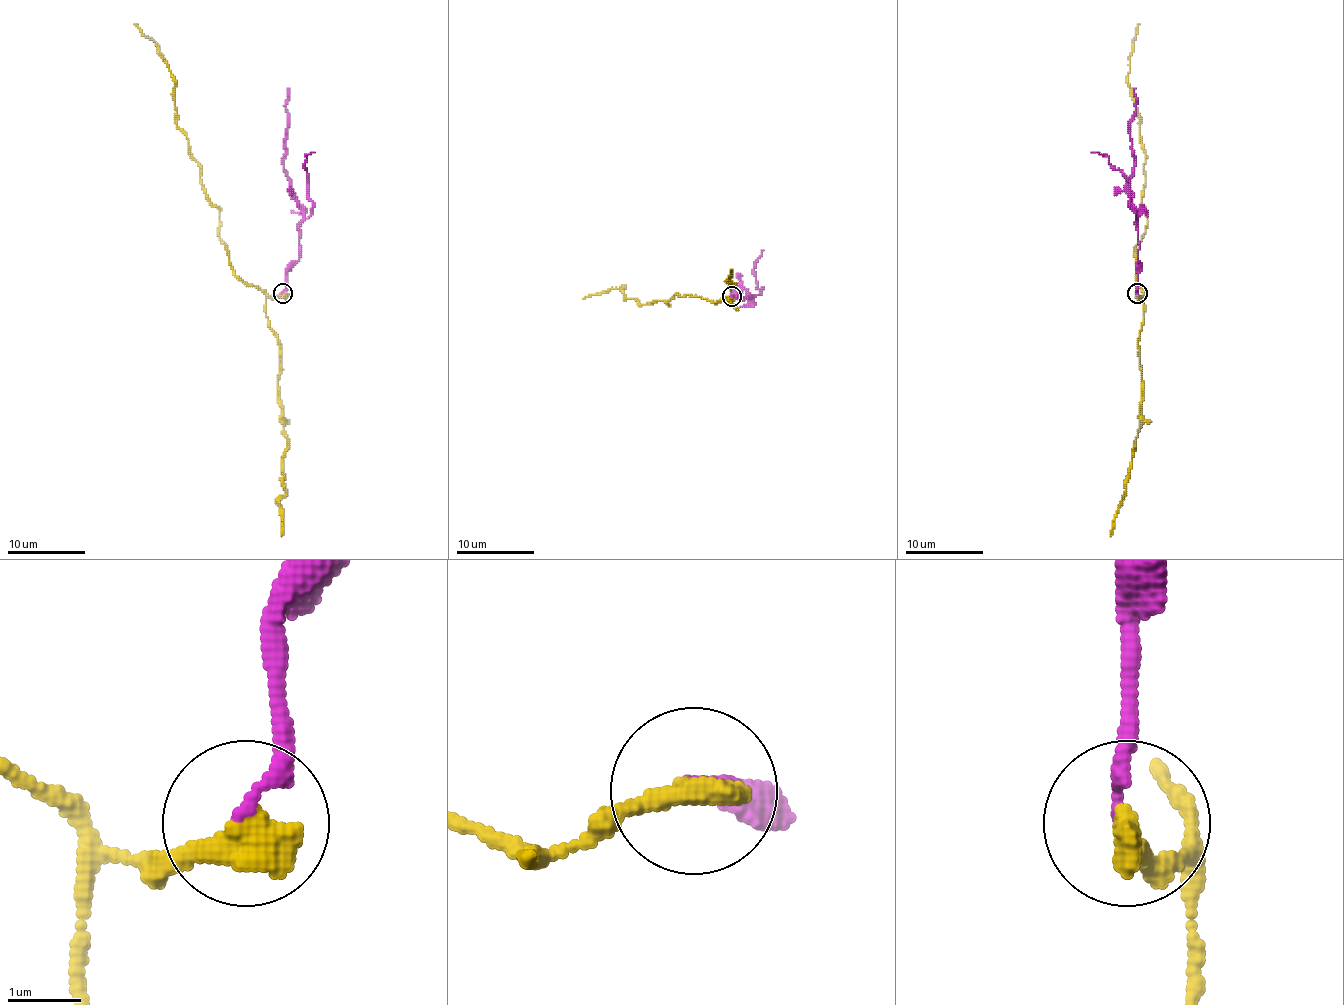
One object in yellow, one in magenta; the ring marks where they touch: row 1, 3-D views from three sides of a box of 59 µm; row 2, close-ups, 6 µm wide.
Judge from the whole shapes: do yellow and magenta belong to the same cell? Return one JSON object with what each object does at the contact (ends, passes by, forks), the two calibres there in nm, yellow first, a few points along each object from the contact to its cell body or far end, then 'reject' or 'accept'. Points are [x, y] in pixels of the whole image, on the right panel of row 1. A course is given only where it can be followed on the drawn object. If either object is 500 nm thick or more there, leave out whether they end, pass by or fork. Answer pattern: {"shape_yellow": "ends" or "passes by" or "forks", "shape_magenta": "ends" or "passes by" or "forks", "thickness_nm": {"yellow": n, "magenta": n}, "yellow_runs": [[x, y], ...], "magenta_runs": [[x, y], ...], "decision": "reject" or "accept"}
{"thickness_nm": {"yellow": 500, "magenta": 140}, "yellow_runs": [[1137, 294], [1143, 296], [1136, 245], [1143, 237], [1147, 212], [1141, 200], [1145, 156], [1128, 76], [1139, 24]], "magenta_runs": [[1137, 292], [1137, 208], [1128, 193], [1128, 179], [1134, 168], [1130, 127], [1136, 109], [1136, 88]], "decision": "reject"}

